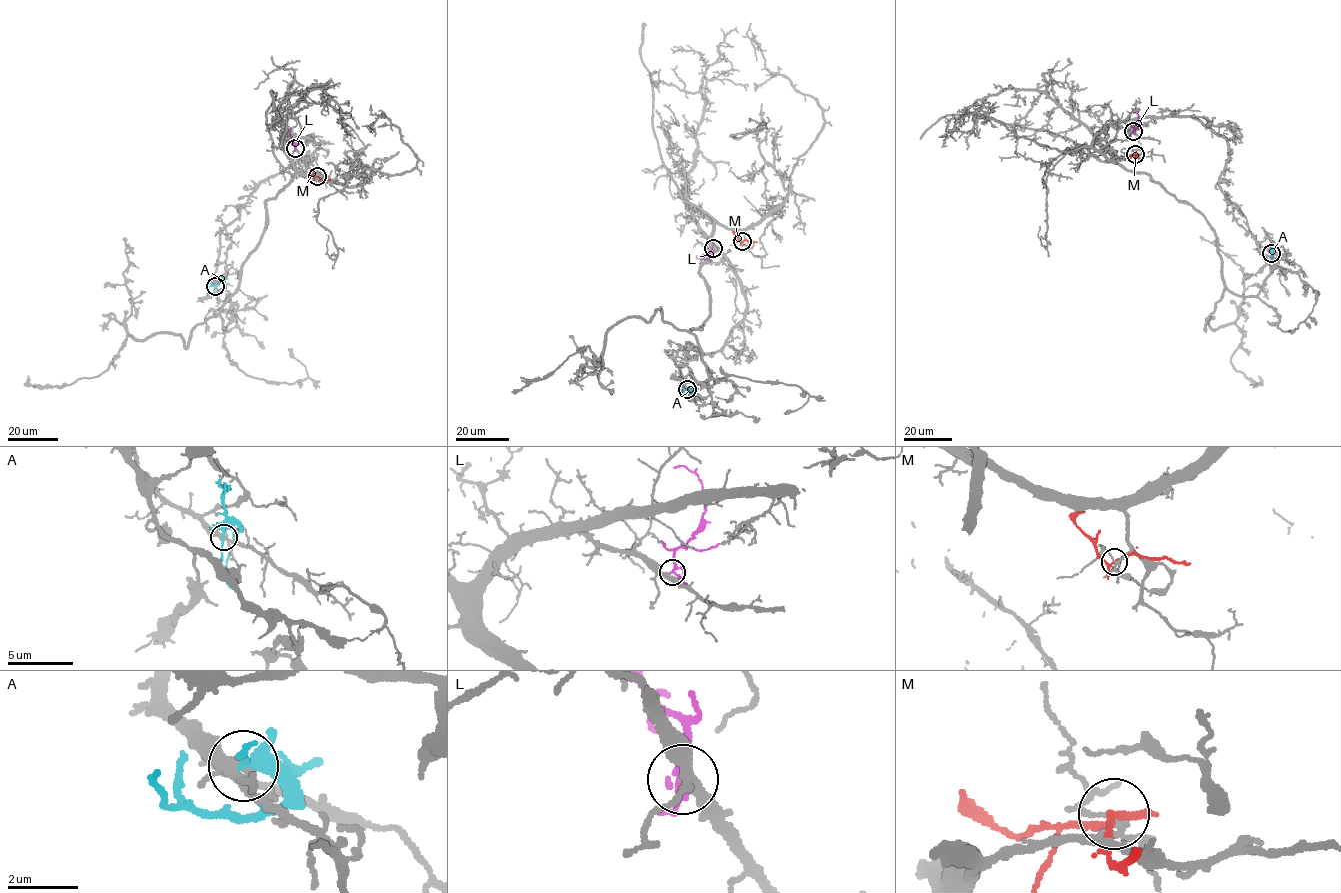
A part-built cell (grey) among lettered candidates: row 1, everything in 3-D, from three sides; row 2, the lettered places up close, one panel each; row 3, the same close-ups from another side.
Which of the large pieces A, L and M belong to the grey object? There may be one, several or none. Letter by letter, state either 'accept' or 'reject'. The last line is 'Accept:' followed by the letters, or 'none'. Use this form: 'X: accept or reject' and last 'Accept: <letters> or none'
A: reject
L: accept
M: reject
Accept: L

